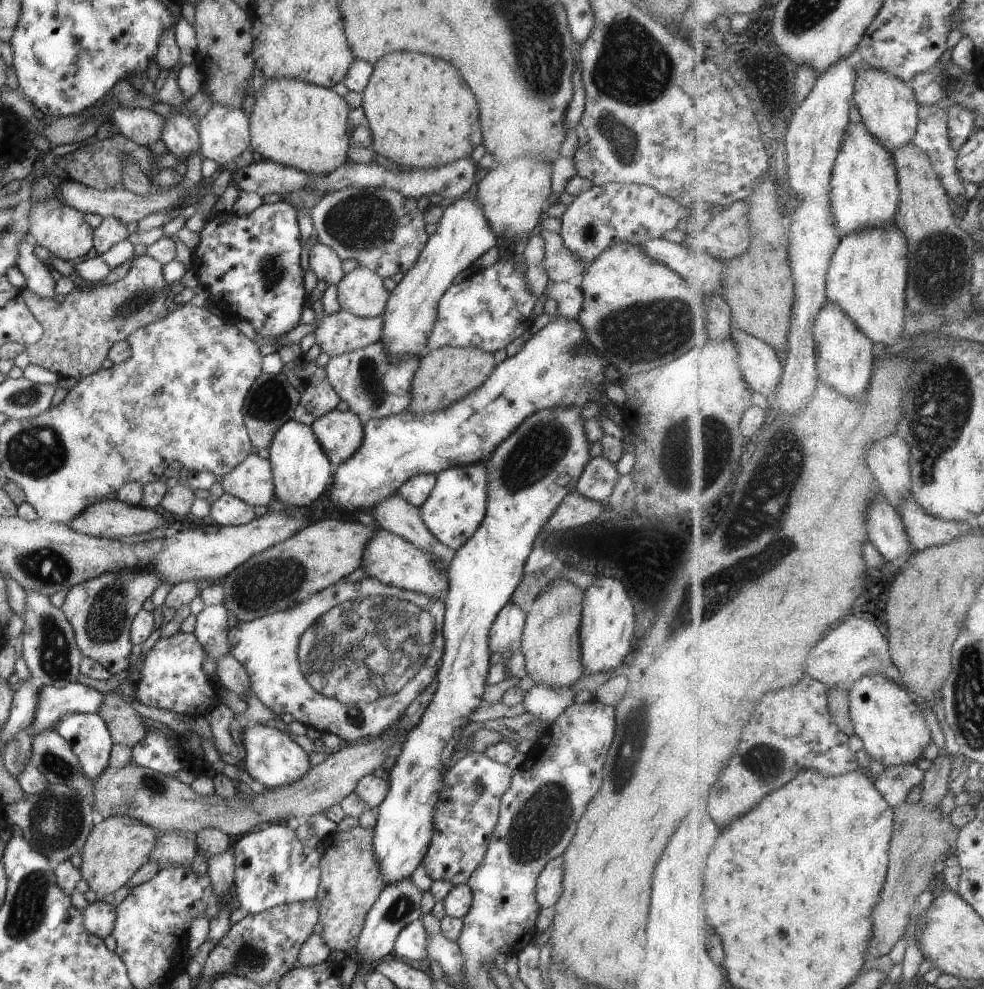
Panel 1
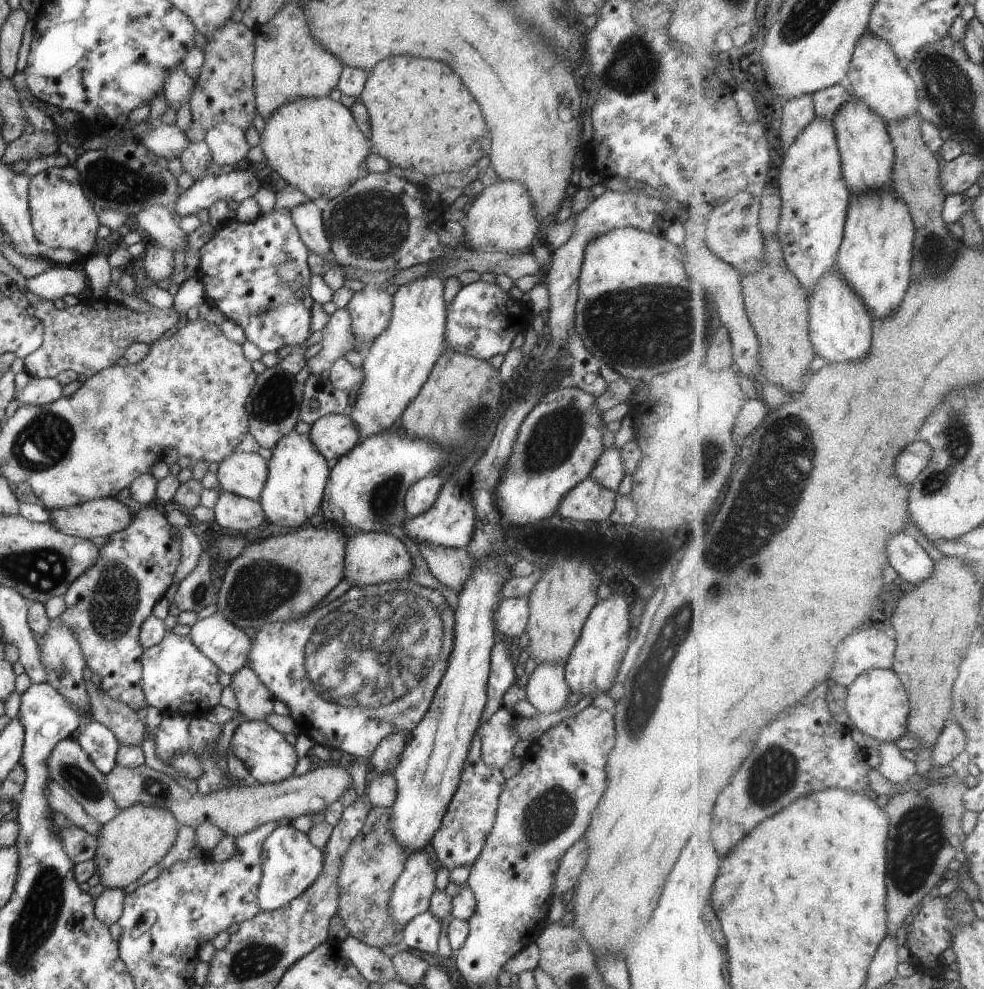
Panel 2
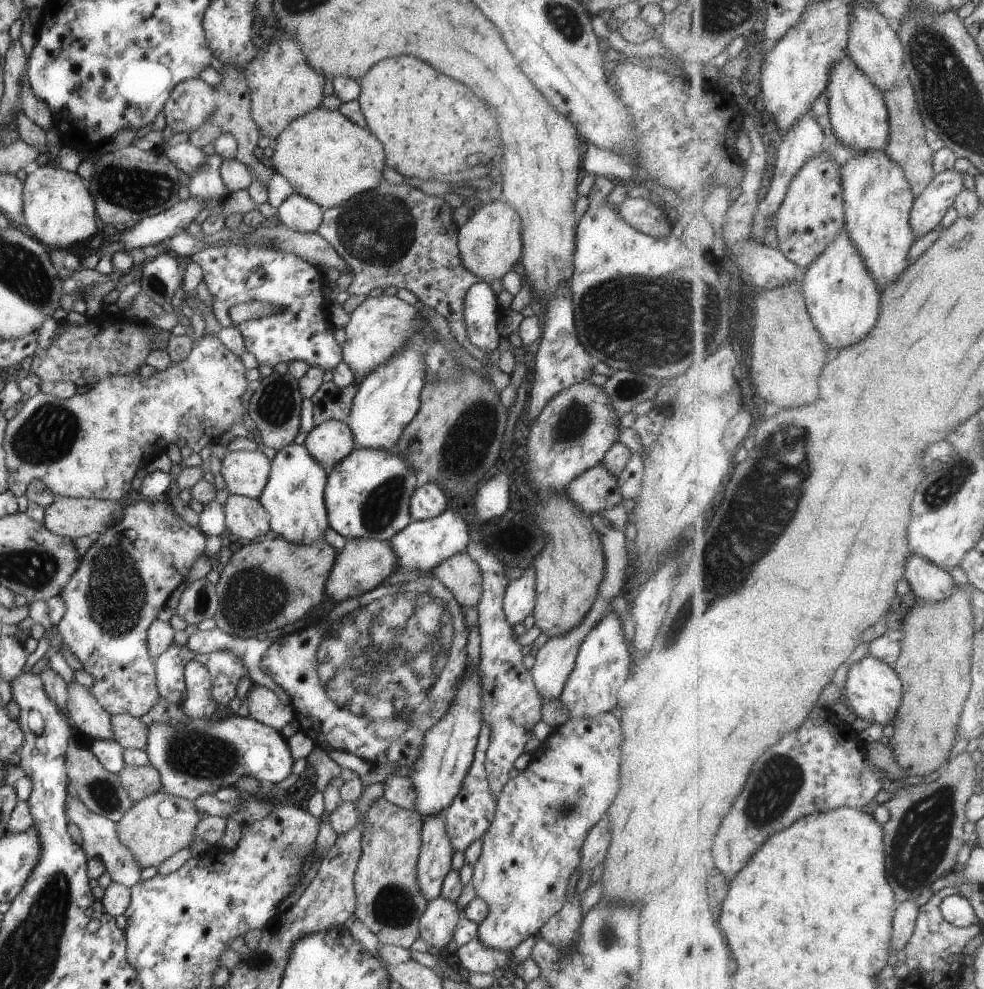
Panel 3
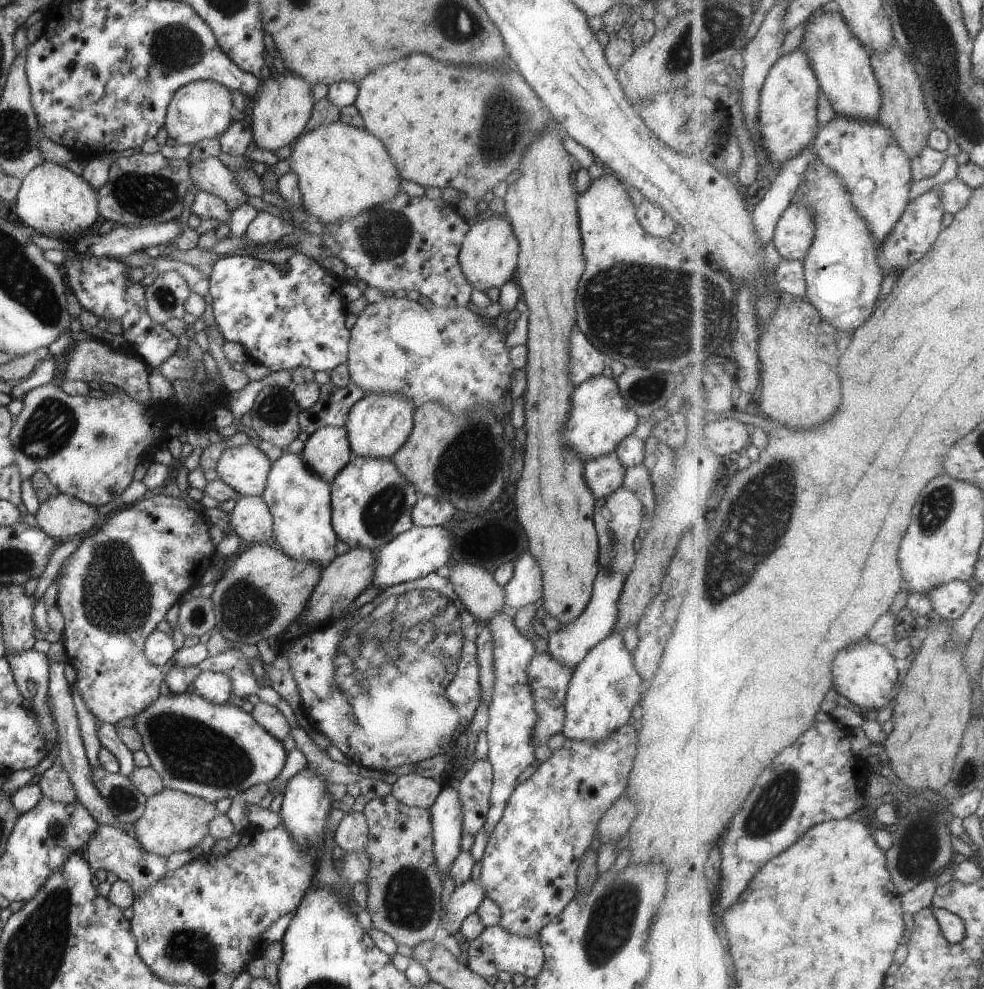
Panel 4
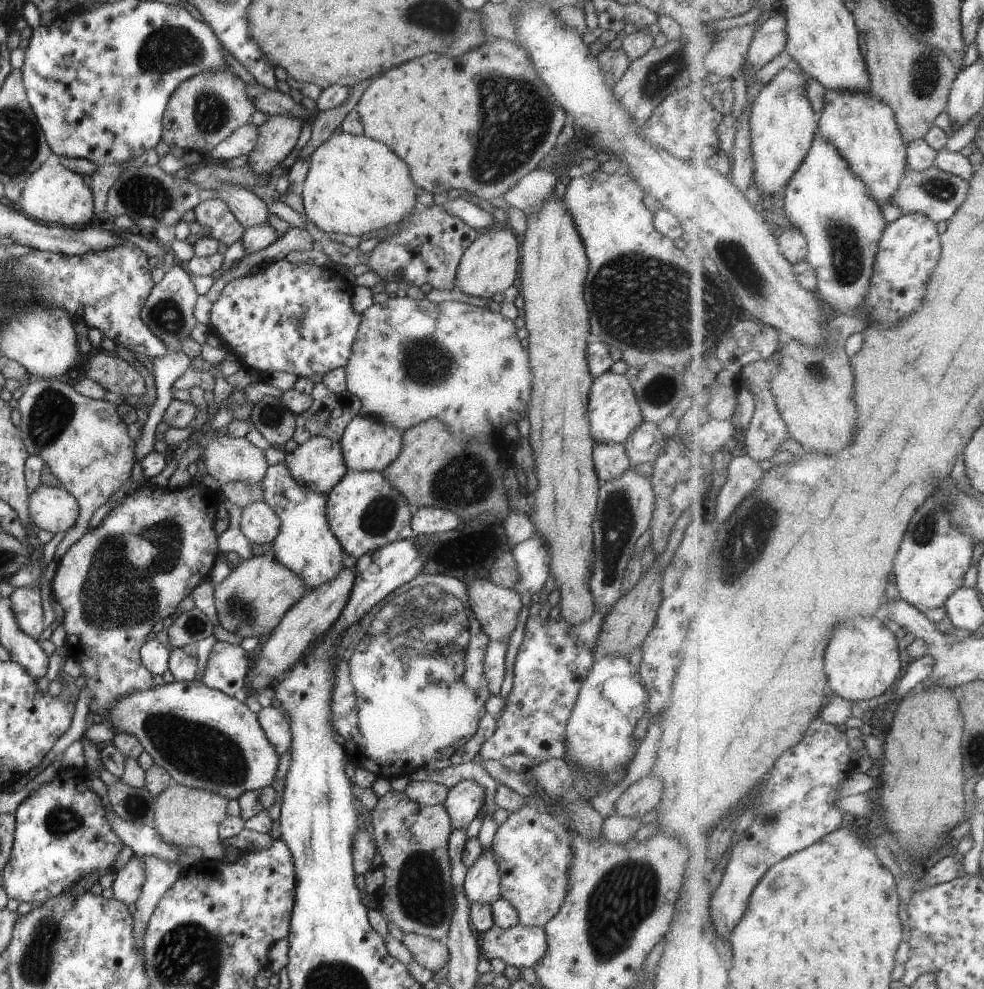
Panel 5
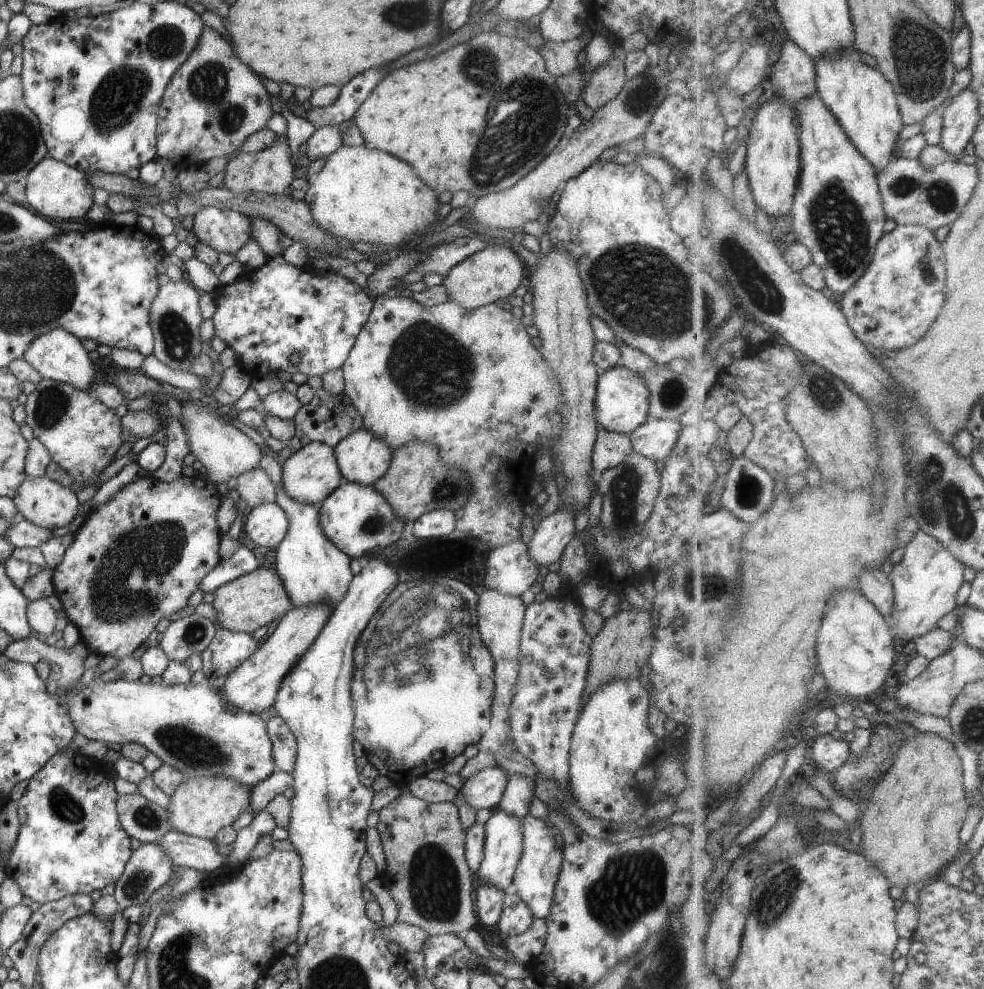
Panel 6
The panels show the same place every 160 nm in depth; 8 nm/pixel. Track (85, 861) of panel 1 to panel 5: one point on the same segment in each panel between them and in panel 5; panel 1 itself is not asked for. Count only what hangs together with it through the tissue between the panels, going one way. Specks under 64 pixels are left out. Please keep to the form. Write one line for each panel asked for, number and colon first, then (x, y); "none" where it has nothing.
2: (137, 837)
3: (155, 827)
4: (171, 821)
5: (183, 816)

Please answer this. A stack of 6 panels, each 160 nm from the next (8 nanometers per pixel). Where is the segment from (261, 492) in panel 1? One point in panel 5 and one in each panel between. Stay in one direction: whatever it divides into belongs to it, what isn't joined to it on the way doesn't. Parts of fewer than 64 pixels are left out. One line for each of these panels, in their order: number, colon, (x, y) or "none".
2: (240, 473)
3: (245, 473)
4: (244, 468)
5: (227, 459)

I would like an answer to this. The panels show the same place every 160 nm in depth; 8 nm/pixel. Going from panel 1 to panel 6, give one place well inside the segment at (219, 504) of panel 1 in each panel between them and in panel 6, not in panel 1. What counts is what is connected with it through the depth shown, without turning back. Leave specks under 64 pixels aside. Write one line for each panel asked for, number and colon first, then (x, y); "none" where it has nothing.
2: (237, 514)
3: (244, 517)
4: (250, 519)
5: (259, 524)
6: (265, 525)

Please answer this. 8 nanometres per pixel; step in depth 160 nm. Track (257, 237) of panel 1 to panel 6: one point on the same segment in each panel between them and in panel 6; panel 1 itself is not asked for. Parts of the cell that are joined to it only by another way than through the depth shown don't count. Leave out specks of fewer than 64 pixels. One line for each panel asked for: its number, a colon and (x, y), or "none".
2: (256, 274)
3: (233, 274)
4: (283, 319)
5: (297, 318)
6: (279, 309)

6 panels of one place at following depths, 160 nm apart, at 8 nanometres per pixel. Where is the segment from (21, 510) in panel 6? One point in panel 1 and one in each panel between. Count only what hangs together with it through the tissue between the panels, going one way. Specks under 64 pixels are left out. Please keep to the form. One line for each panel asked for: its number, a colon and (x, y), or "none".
1: (106, 518)
2: (95, 517)
3: (69, 517)
4: (60, 516)
5: (53, 509)

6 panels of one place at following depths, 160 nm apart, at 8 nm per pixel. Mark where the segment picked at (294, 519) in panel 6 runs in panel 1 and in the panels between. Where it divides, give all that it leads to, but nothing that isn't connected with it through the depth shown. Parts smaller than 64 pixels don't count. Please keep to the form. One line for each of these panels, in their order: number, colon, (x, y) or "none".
1: (300, 470)
2: (296, 477)
3: (293, 496)
4: (299, 501)
5: (305, 545)

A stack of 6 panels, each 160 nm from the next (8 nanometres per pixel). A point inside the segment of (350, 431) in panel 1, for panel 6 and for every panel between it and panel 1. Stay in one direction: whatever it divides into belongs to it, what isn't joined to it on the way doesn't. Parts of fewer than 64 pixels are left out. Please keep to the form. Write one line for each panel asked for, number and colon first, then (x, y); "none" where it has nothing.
2: (334, 435)
3: (328, 442)
4: (325, 451)
5: (317, 463)
6: (310, 474)

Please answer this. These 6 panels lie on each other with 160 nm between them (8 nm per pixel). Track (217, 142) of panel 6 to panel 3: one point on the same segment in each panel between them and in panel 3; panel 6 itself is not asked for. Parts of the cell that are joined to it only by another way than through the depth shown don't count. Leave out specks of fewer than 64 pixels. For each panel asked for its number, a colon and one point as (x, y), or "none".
3: (191, 101)
4: (202, 109)
5: (205, 108)

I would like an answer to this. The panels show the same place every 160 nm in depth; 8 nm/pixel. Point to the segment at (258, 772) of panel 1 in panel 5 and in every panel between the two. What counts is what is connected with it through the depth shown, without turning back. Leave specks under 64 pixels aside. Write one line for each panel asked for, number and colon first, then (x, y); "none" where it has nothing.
2: (265, 754)
3: (196, 756)
4: (212, 751)
5: (204, 739)

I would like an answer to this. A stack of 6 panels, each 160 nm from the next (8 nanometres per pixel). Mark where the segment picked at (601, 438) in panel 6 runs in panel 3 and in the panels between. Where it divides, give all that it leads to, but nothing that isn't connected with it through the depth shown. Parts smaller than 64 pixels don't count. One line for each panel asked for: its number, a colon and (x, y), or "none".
3: (595, 489)
4: (603, 474)
5: (610, 460)

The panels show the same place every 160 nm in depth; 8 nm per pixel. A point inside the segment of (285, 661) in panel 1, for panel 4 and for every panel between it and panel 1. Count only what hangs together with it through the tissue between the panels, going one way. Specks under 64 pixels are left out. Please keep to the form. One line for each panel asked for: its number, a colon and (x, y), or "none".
2: (367, 664)
3: (370, 678)
4: (406, 661)

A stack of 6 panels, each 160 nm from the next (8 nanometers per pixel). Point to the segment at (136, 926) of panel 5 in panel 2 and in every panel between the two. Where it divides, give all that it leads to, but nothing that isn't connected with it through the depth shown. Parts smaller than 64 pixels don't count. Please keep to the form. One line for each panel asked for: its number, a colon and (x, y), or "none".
2: (62, 802)
3: (98, 834)
4: (110, 848)

